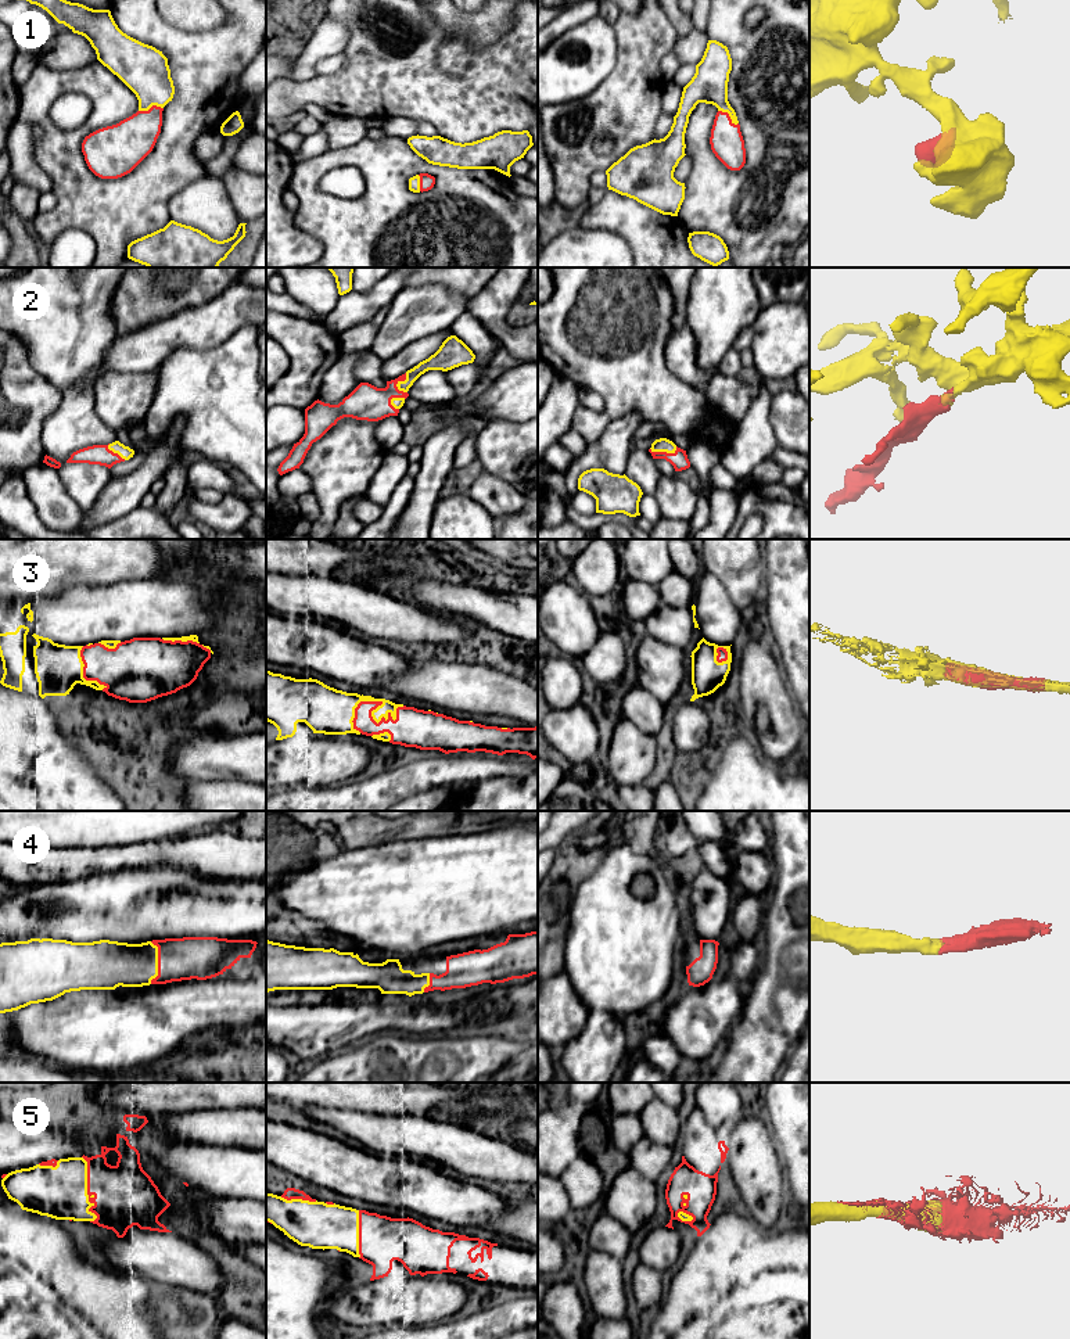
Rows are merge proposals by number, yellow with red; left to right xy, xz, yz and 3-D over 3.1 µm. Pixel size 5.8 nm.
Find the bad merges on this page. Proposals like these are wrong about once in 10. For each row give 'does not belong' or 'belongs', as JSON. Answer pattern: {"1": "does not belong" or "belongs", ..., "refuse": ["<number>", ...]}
{"1": "belongs", "2": "belongs", "3": "belongs", "4": "belongs", "5": "belongs", "refuse": []}

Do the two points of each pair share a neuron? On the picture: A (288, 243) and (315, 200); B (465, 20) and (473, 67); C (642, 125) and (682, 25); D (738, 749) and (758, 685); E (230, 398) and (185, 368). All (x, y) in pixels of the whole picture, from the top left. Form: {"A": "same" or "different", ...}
{"A": "different", "B": "different", "C": "different", "D": "different", "E": "same"}

